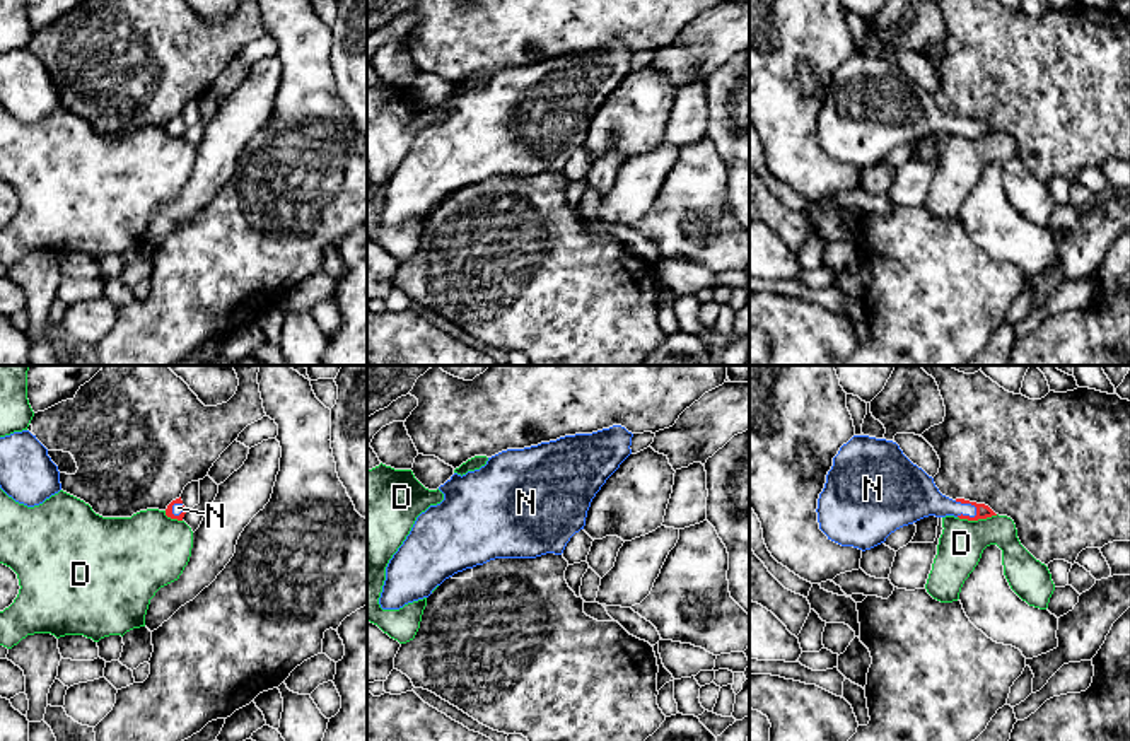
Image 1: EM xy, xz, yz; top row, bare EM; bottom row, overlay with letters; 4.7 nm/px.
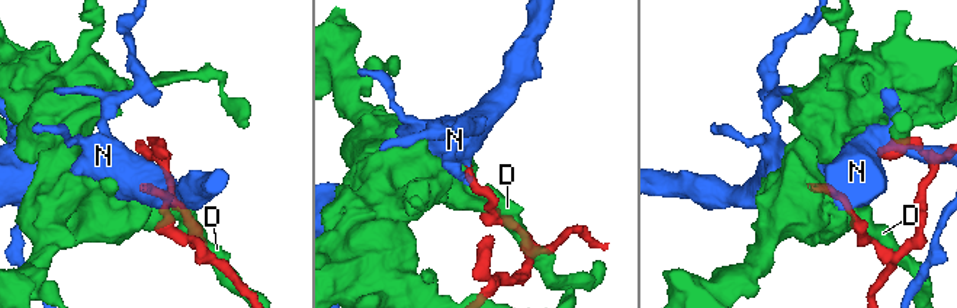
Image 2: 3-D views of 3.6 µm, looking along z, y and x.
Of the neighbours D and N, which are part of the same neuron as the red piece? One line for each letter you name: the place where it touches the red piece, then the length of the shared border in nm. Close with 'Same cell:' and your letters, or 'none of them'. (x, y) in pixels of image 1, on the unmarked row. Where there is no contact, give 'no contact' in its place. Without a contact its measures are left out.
N: yz (968, 120) | 130 nm
Same cell: N

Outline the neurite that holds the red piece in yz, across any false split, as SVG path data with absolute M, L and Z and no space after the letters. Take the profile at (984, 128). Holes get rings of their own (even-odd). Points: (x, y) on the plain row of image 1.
M853 53L840 65L816 130L828 157L862 169L929 133L968 138L997 133L985 121L942 113L896 60L869 53Z

